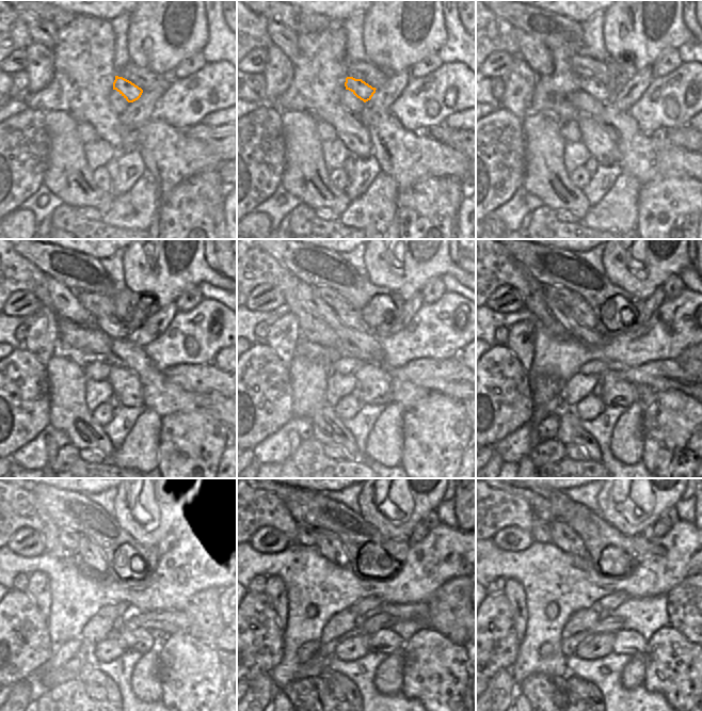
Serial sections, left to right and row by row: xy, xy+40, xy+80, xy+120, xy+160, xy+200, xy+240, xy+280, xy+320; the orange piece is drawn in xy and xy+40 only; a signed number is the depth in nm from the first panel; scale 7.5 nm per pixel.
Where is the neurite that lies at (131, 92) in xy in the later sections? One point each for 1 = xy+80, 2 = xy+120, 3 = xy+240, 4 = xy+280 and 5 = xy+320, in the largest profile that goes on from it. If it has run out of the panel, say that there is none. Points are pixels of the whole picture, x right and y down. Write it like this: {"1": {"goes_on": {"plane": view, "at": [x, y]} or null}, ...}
{"1": {"goes_on": {"plane": "xy+80", "at": [594, 88]}}, "2": {"goes_on": {"plane": "xy+120", "at": [111, 325]}}, "3": {"goes_on": {"plane": "xy+240", "at": [90, 554]}}, "4": {"goes_on": {"plane": "xy+280", "at": [328, 543]}}, "5": {"goes_on": {"plane": "xy+320", "at": [562, 536]}}}

